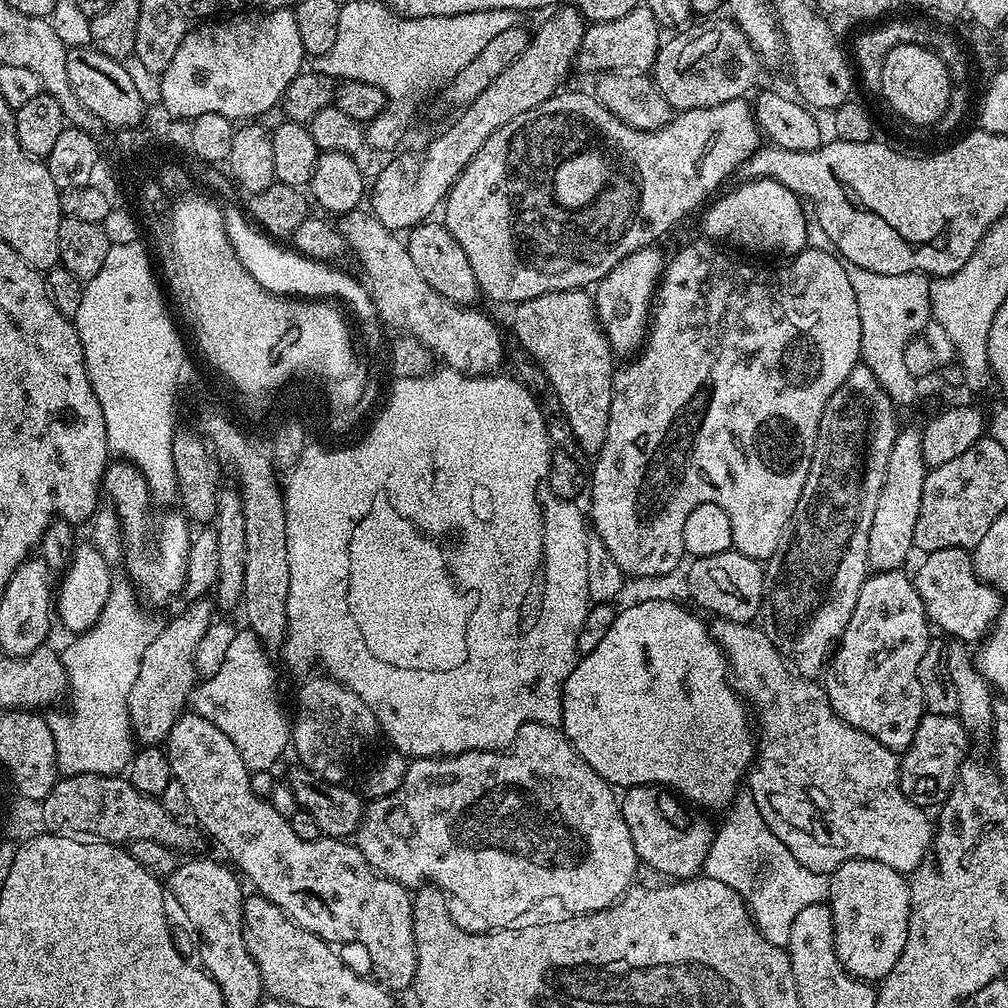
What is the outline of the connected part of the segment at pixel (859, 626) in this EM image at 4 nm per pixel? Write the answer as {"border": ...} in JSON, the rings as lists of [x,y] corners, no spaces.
{"border":[[[904,570],[872,572],[864,581],[854,614],[850,614],[850,622],[822,676],[822,687],[833,710],[850,726],[870,734],[870,738],[897,754],[905,752],[910,742],[914,742],[914,730],[918,730],[918,722],[926,714],[922,682],[918,682],[918,662],[922,662],[922,654],[926,654],[930,643],[930,621],[924,603],[913,577],[906,573]]]}

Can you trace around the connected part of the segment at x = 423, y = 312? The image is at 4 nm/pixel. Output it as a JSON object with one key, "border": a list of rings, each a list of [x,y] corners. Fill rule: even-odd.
{"border":[[[355,210],[345,215],[339,221],[341,224],[338,224],[338,231],[344,237],[350,252],[360,259],[360,264],[364,267],[363,279],[371,291],[373,304],[383,323],[389,329],[397,328],[397,333],[421,340],[424,346],[431,350],[433,357],[440,359],[441,356],[443,363],[456,372],[464,372],[468,376],[495,373],[499,369],[496,367],[504,360],[504,340],[500,337],[495,322],[487,320],[482,313],[475,312],[475,307],[461,306],[442,298],[442,294],[438,294],[438,290],[434,290],[434,286],[430,286],[424,281],[422,274],[418,274],[418,266],[414,266],[410,258],[407,243],[395,231],[386,229],[374,215],[362,211]]]}

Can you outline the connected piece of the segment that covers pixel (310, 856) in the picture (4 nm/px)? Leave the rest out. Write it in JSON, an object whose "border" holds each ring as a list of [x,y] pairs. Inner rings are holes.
{"border":[[[194,710],[185,711],[170,730],[166,751],[172,779],[182,782],[186,790],[188,812],[196,815],[197,822],[216,839],[217,846],[229,856],[227,859],[239,869],[243,879],[256,887],[253,889],[259,895],[274,902],[274,906],[281,908],[296,924],[333,946],[361,944],[368,951],[369,962],[376,967],[375,979],[393,993],[399,994],[403,988],[411,989],[412,979],[416,977],[416,943],[412,921],[413,893],[409,889],[374,871],[355,843],[340,838],[298,838],[292,821],[282,818],[282,814],[274,810],[271,799],[254,794],[250,786],[250,769],[242,762],[242,754],[238,754],[234,742],[230,742],[212,720],[202,718]]]}

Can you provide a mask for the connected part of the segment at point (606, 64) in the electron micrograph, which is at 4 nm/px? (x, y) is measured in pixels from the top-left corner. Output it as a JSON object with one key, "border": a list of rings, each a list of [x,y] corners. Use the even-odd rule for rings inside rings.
{"border":[[[638,6],[630,10],[630,14],[622,14],[622,18],[614,18],[610,22],[589,23],[584,30],[578,64],[603,74],[620,74],[625,70],[632,74],[647,73],[656,63],[656,55],[662,43],[660,34],[662,27],[645,6]]]}

